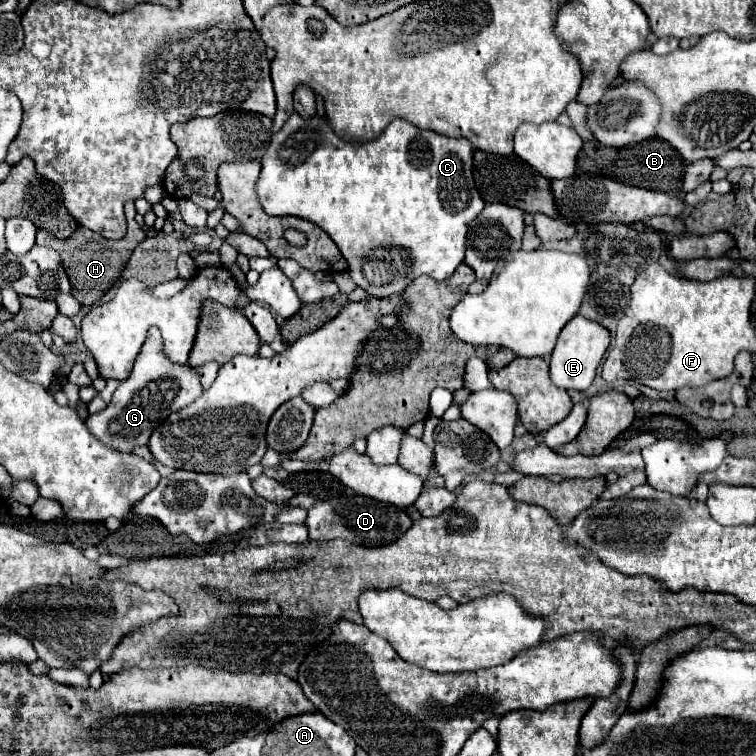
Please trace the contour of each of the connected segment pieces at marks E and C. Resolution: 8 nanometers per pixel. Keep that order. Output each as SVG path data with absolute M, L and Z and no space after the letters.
M575 315L561 331L557 345L551 353L551 381L561 389L577 389L585 391L595 379L595 371L611 343L609 331L595 321L589 321L581 315Z
M293 113L273 135L261 161L255 193L265 213L273 217L293 215L319 225L347 259L355 285L373 297L391 297L405 291L421 275L439 281L451 277L463 263L469 223L485 205L475 189L471 163L473 147L469 141L423 131L403 119L395 119L377 139L359 145L339 139L327 119L315 115L305 121L299 113Z

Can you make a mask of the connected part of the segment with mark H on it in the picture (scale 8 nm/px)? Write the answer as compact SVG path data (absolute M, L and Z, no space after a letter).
M128 201L124 206L124 212L127 220L127 235L119 241L111 241L111 239L105 239L103 235L95 233L95 231L89 231L87 227L79 227L69 239L61 241L61 239L55 239L49 231L37 231L37 245L43 245L43 247L51 247L55 249L59 255L61 255L61 261L63 261L63 267L65 267L65 273L71 281L71 295L81 303L81 305L93 305L95 301L99 301L107 291L109 287L119 279L123 267L125 267L125 261L131 257L133 249L145 239L145 233L143 229L135 223L135 215L137 214L134 202Z

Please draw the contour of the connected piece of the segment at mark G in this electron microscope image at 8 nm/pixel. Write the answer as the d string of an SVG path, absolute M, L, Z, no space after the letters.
M149 331L149 337L141 353L137 355L129 379L119 383L107 409L87 417L87 429L105 447L111 447L121 453L133 453L135 447L149 443L151 433L165 421L165 417L193 403L203 393L199 373L189 365L177 365L169 361L169 357L165 357L165 353L161 351L161 335L157 331Z

